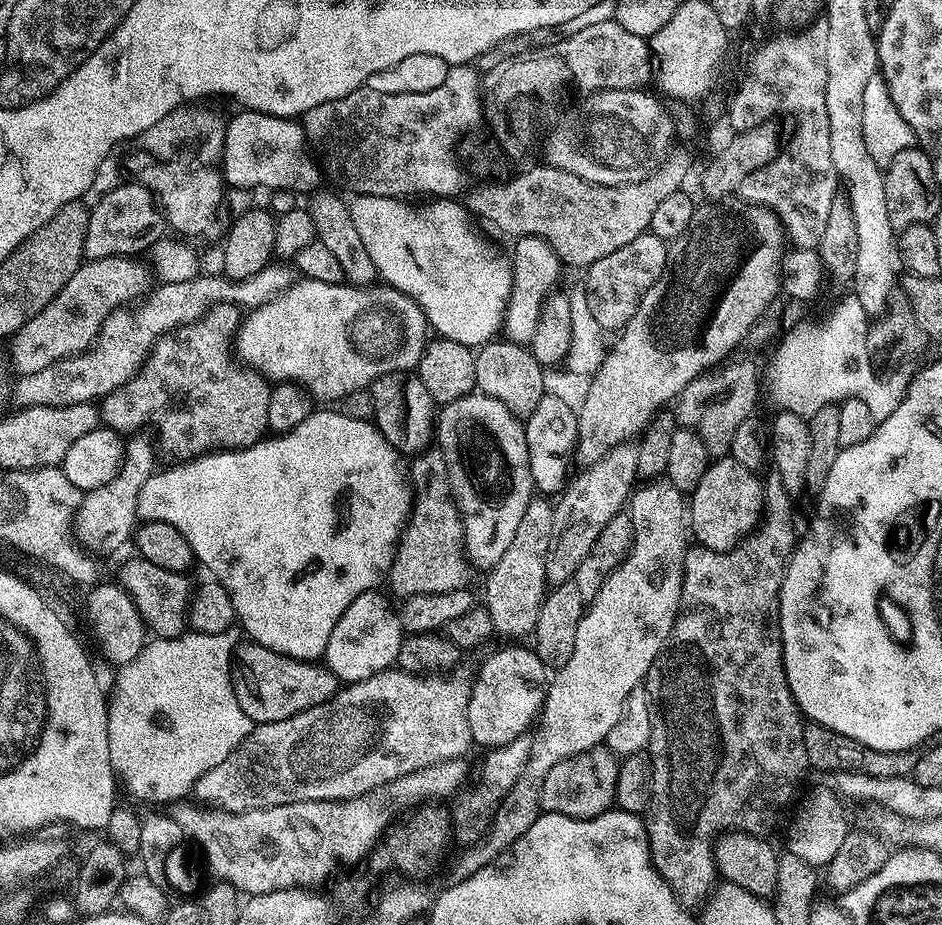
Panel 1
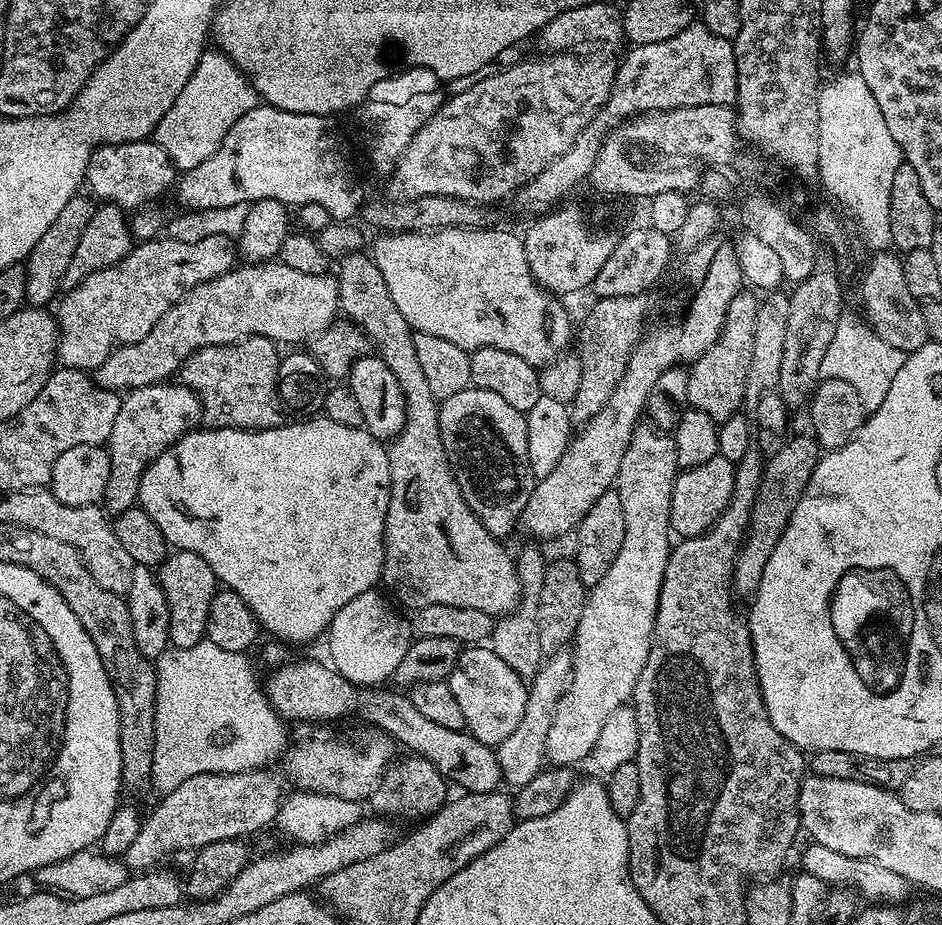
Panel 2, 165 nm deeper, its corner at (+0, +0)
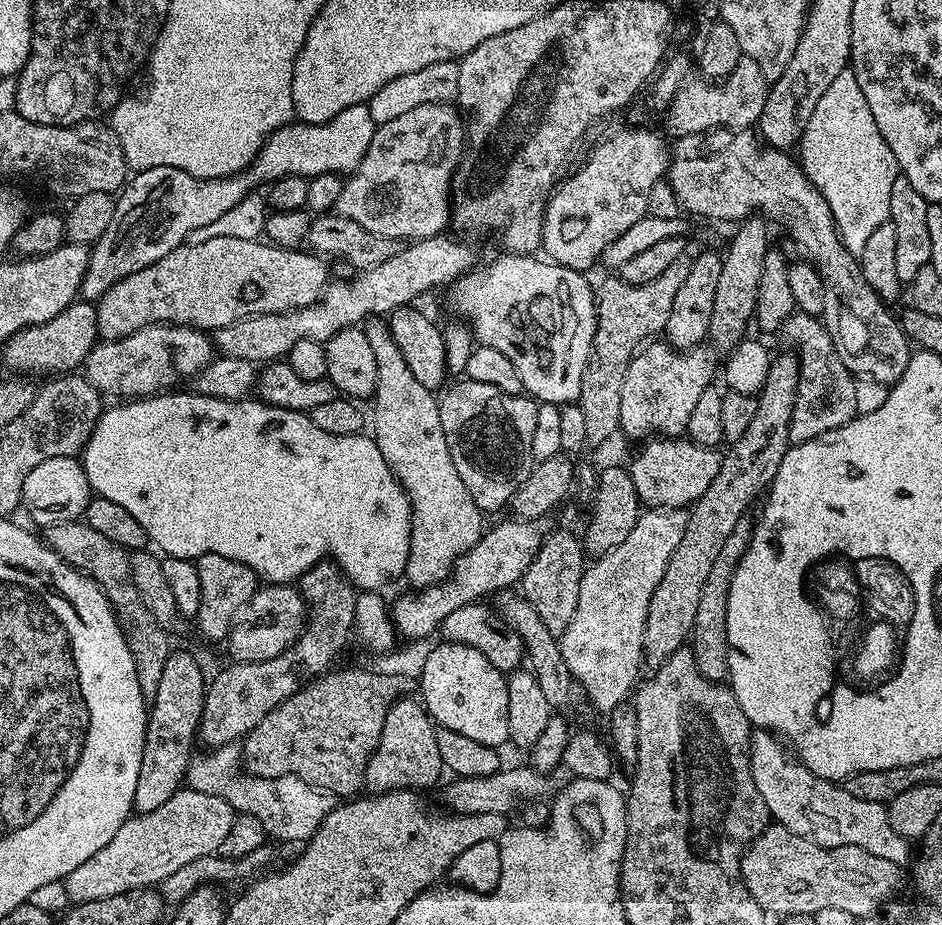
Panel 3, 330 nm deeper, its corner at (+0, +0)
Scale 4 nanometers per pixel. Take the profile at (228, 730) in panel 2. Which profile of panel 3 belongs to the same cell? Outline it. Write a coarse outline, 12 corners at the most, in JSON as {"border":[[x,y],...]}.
{"border":[[241,749],[197,755],[187,787],[258,818],[276,840],[311,841],[330,792],[242,771]]}

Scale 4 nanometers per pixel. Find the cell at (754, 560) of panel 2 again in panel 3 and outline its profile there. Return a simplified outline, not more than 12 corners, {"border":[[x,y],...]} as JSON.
{"border":[[734,526],[702,586],[690,637],[707,680],[728,675],[726,598],[752,537]]}

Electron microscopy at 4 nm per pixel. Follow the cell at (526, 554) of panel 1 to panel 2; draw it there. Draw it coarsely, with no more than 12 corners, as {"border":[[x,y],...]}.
{"border":[[536,548],[514,556],[521,599],[492,625],[490,647],[520,676],[546,653],[536,607],[549,561]]}

